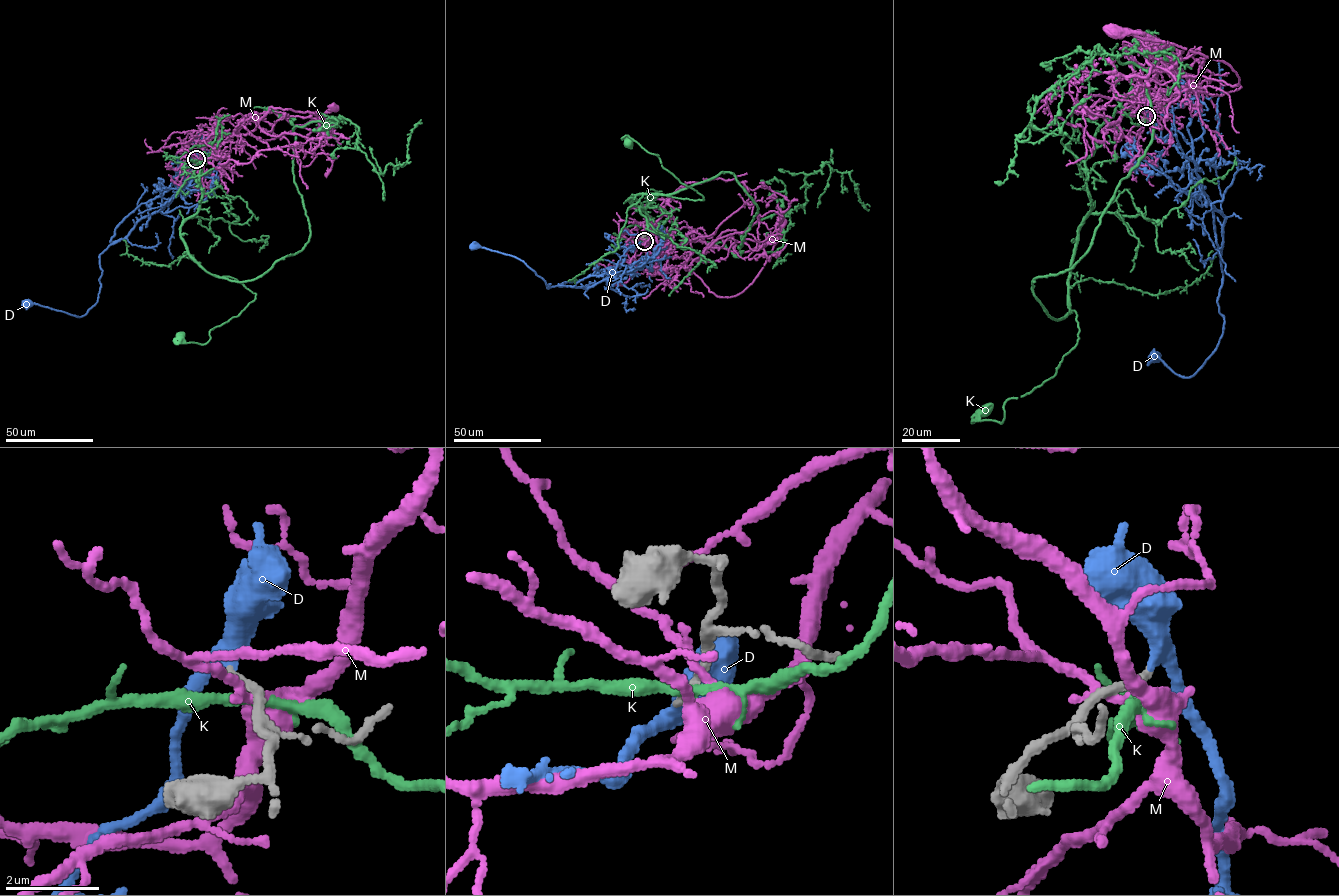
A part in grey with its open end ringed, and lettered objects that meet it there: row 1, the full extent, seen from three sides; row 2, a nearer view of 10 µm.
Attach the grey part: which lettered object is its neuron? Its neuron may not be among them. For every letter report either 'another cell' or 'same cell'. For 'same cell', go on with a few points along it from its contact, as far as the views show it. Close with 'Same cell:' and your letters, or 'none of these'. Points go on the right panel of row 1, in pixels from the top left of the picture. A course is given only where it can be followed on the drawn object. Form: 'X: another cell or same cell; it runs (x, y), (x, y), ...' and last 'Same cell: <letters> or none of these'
D: same cell; it runs (1147, 117), (1213, 207), (1223, 275), (1215, 351), (1191, 377), (1153, 357)
K: another cell
M: another cell
Same cell: D

